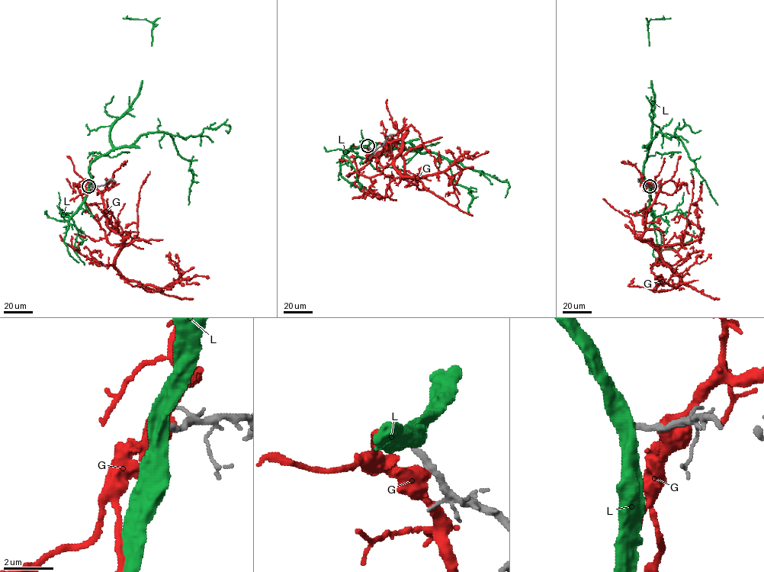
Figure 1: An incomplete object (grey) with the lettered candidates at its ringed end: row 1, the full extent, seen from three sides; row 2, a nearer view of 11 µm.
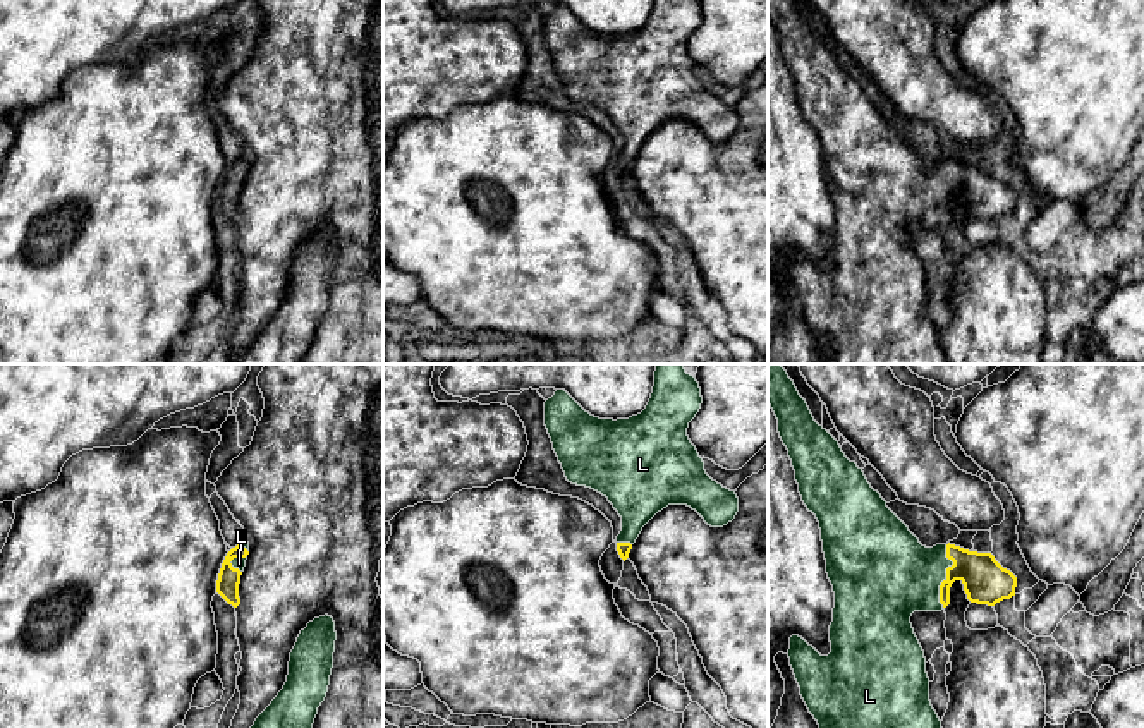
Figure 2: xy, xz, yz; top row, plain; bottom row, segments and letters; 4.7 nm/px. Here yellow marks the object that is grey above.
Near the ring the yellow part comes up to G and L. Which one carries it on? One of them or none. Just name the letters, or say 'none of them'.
L

